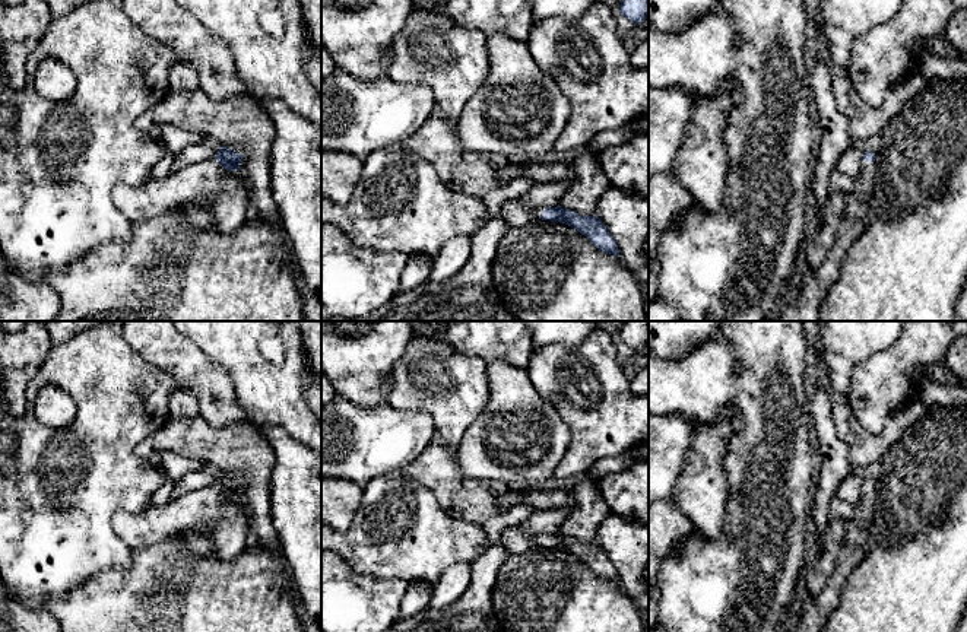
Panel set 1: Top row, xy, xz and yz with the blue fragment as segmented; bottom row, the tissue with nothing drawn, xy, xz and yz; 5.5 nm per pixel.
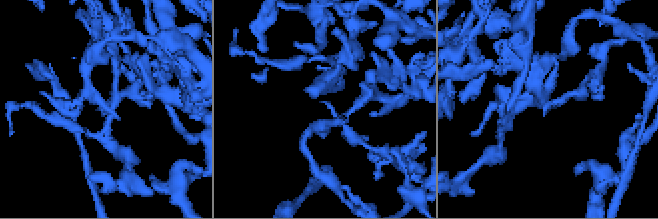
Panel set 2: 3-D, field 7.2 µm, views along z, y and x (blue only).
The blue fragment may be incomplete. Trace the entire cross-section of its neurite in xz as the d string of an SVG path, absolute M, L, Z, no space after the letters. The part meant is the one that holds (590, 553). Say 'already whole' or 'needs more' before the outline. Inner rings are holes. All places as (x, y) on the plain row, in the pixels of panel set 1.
needs more; M530 533L530 542L535 546L562 549L584 562L599 578L619 584L615 565L596 542L581 543L577 539L564 536L561 533Z

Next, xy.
needs more; M222 473L213 486L187 492L161 506L149 506L139 515L118 511L112 515L112 527L133 550L181 531L203 531L216 558L231 562L250 544L250 525L238 499L242 486L242 480Z

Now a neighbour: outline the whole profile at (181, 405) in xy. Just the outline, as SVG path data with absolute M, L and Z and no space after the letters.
M178 390L169 396L168 412L174 417L196 417L200 415L200 406L191 393Z

